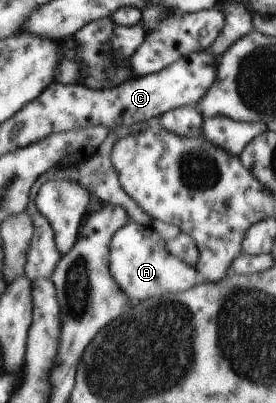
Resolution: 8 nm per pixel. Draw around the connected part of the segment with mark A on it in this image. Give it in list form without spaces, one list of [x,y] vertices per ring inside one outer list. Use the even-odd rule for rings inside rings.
[[[127,221],[110,239],[109,273],[121,290],[132,299],[132,305],[136,305],[140,299],[150,299],[168,291],[185,291],[195,285],[196,268],[173,257],[165,243],[150,225],[144,226],[134,221]]]

